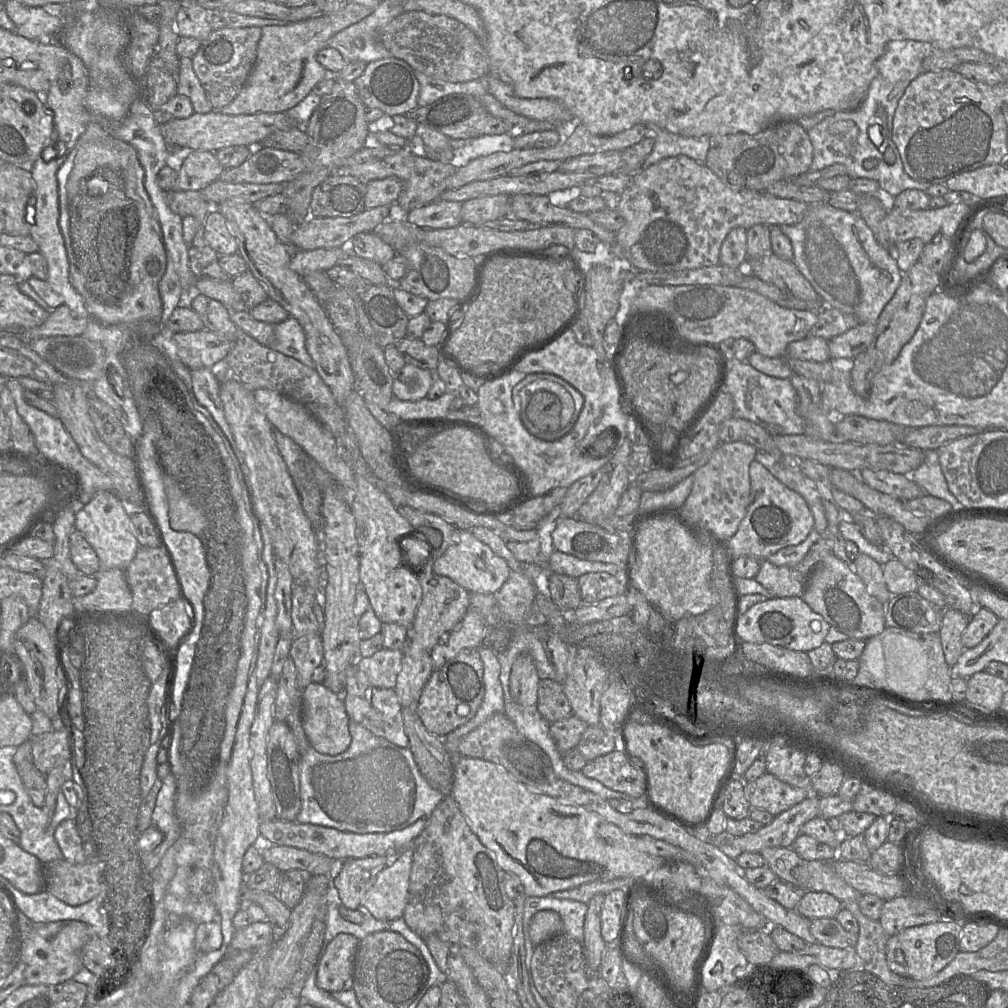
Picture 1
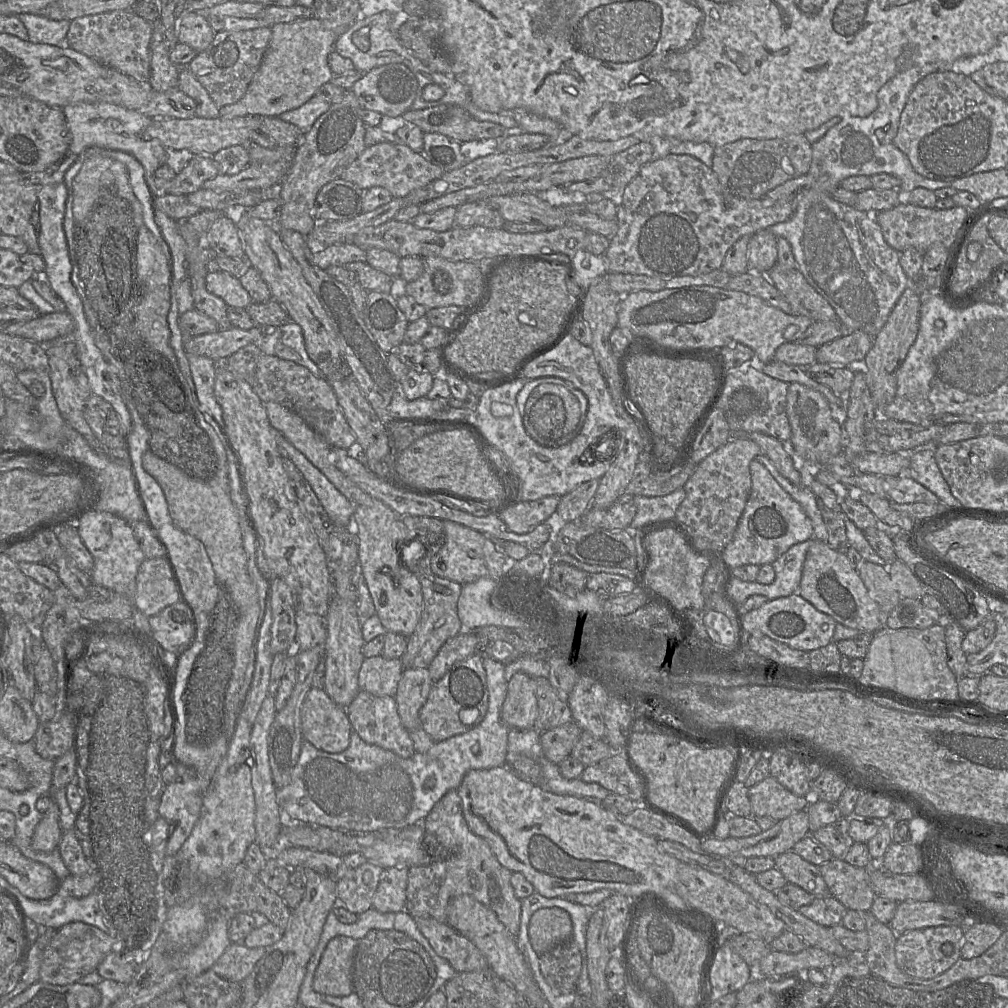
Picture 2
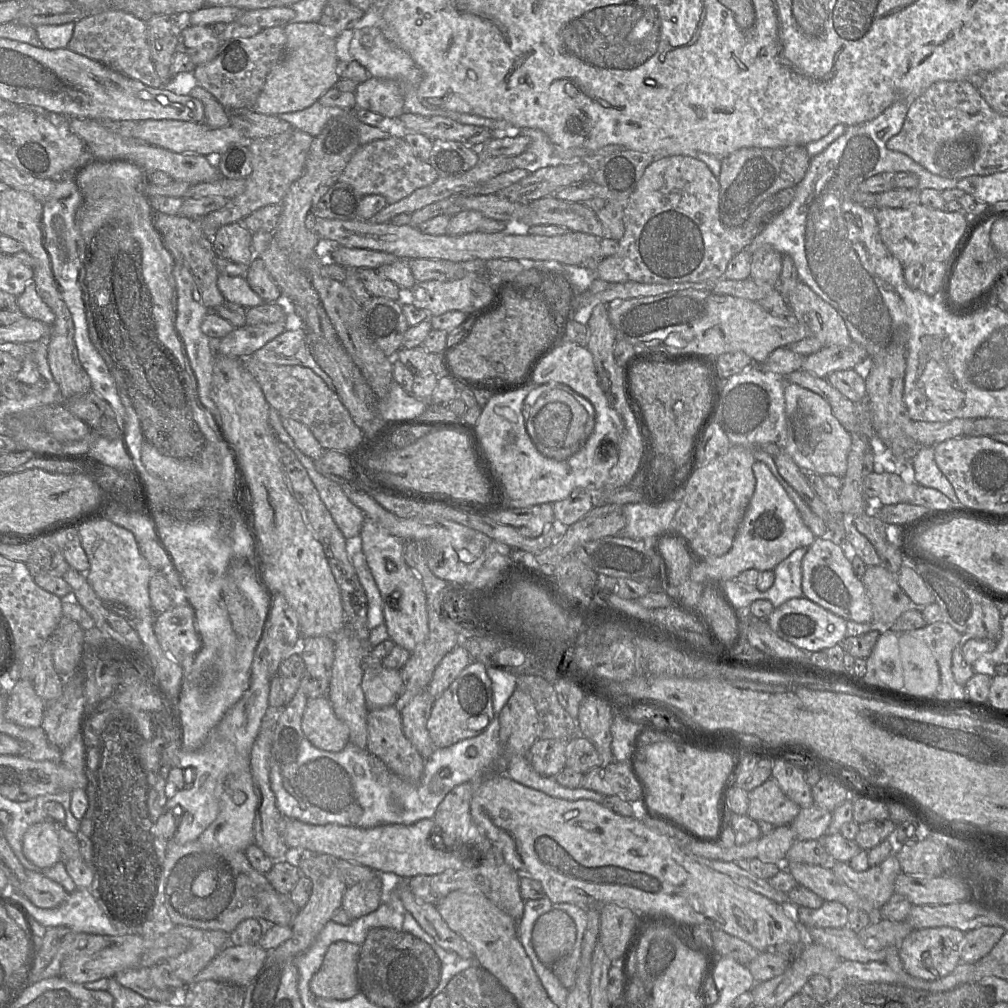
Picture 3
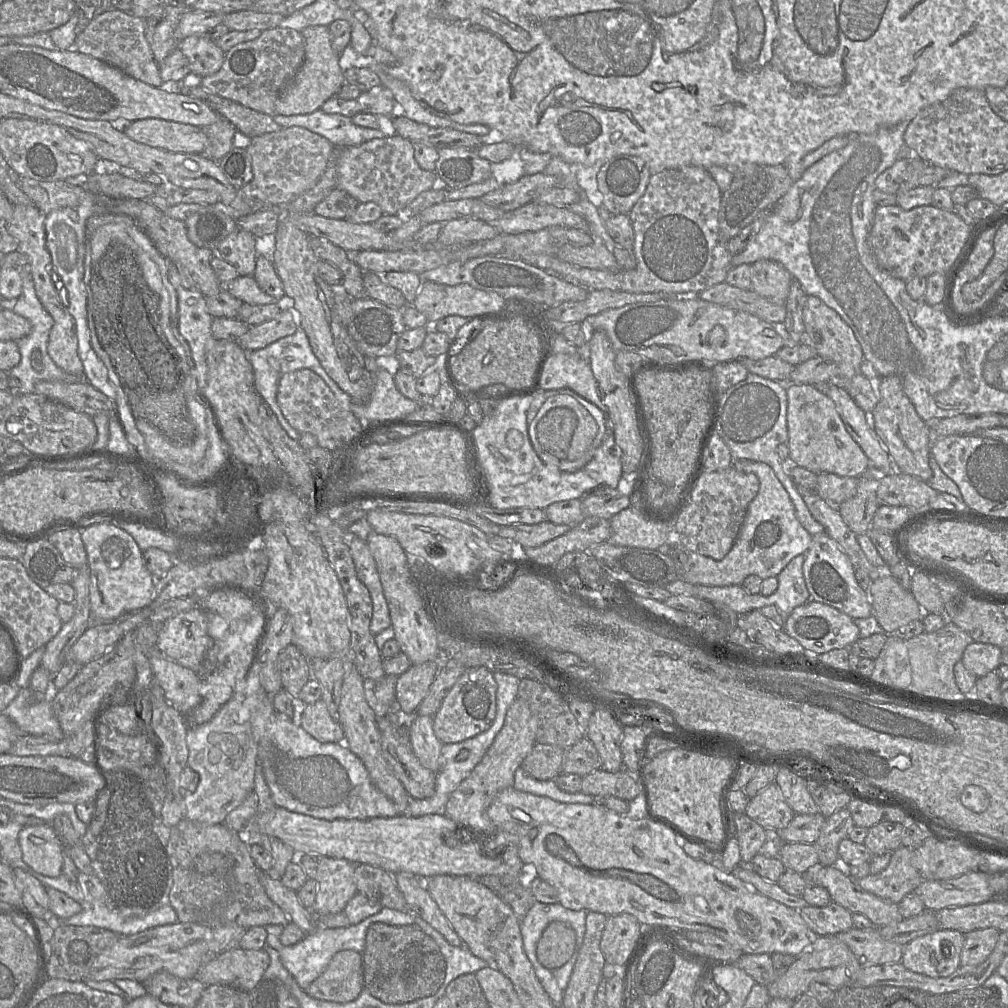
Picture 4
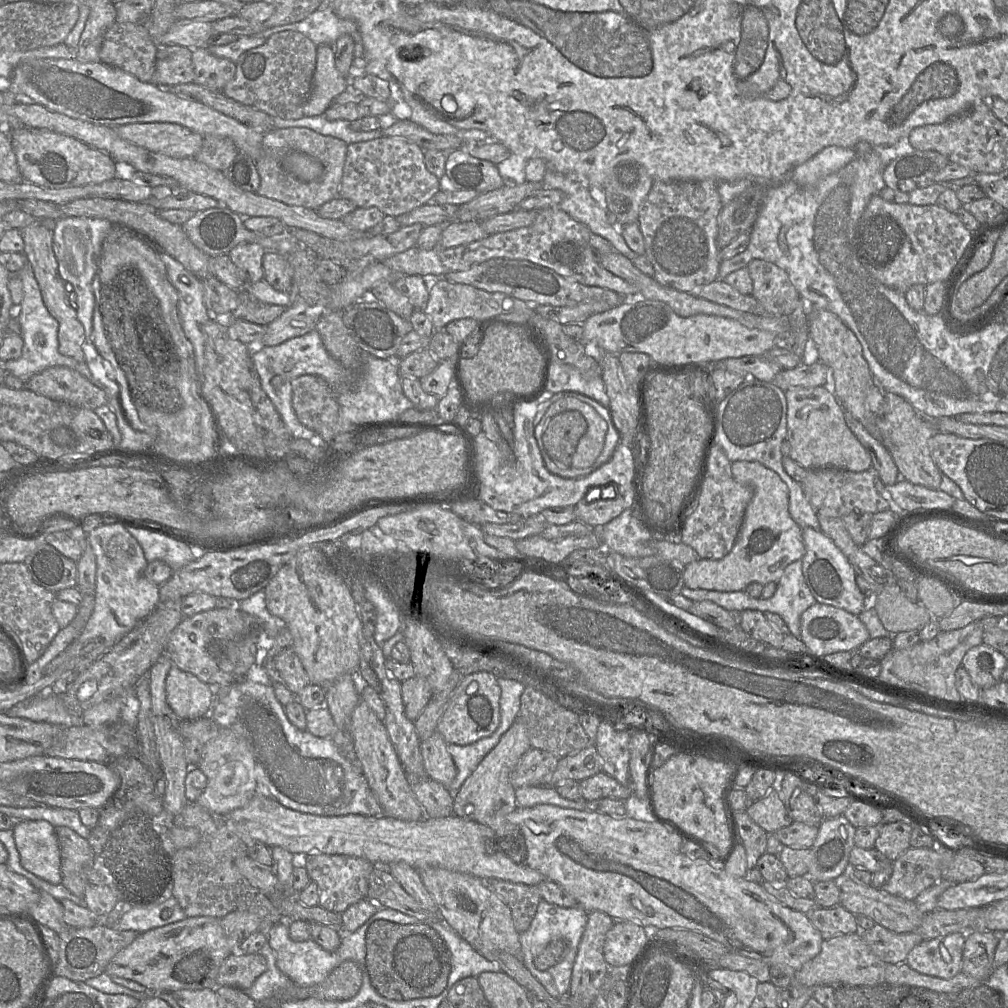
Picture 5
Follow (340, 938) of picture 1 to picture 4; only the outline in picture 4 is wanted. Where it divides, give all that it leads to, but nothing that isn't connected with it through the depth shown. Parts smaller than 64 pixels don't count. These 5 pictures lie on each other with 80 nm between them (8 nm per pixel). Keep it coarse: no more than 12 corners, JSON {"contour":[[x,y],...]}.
{"contour":[[341,950],[305,992],[347,1003],[362,989],[362,954]]}

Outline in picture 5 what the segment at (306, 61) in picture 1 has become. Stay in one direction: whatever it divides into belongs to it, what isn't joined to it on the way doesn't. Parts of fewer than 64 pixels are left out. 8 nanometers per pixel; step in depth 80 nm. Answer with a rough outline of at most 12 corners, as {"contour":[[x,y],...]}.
{"contour":[[319,45],[304,116],[324,115],[350,78],[337,70],[331,46]]}

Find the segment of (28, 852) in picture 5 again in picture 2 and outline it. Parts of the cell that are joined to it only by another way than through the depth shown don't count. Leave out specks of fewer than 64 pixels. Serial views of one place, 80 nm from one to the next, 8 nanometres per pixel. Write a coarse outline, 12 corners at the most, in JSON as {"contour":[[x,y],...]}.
{"contour":[[57,803],[43,813],[31,840],[34,850],[51,852],[62,835]]}

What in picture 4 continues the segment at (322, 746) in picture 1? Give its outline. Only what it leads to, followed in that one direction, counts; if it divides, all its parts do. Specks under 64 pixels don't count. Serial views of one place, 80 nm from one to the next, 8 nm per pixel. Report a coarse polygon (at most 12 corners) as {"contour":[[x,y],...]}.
{"contour":[[322,699],[301,706],[300,725],[321,743],[345,740]]}

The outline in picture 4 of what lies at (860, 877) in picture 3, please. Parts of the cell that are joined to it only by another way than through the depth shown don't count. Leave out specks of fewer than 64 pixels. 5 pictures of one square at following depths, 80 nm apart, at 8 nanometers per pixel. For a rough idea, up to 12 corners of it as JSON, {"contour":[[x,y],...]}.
{"contour":[[900,846],[884,870],[853,881],[898,904],[924,881]]}

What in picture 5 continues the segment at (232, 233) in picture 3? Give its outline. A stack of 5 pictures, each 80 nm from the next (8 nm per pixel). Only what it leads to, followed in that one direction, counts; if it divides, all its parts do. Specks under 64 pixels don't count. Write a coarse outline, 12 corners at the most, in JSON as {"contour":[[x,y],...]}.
{"contour":[[242,243],[227,255],[245,284],[263,279],[265,249]]}

